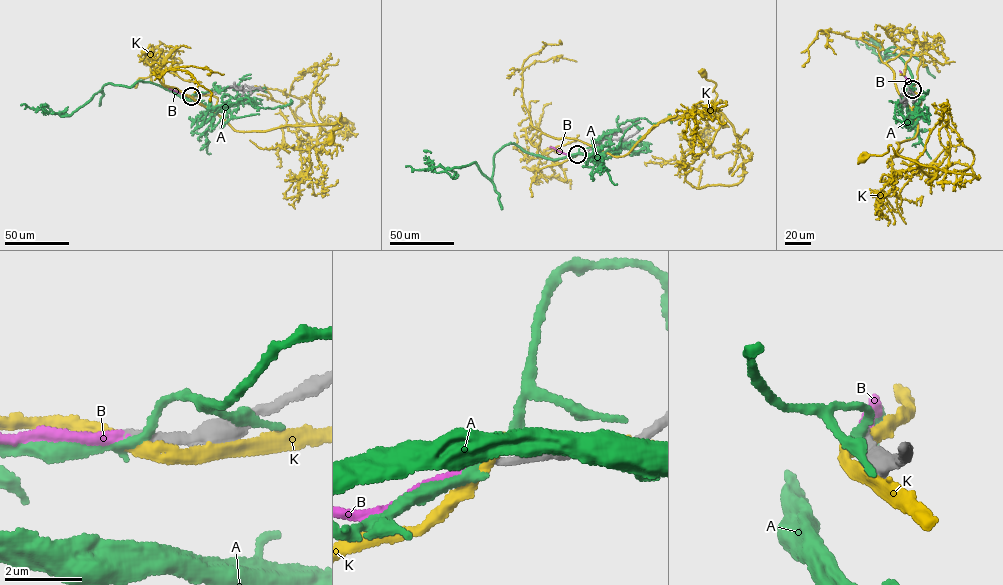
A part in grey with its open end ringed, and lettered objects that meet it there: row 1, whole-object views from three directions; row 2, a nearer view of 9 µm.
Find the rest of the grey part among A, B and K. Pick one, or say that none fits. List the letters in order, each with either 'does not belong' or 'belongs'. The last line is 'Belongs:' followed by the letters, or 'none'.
A: does not belong
B: belongs
K: does not belong
Belongs: B

